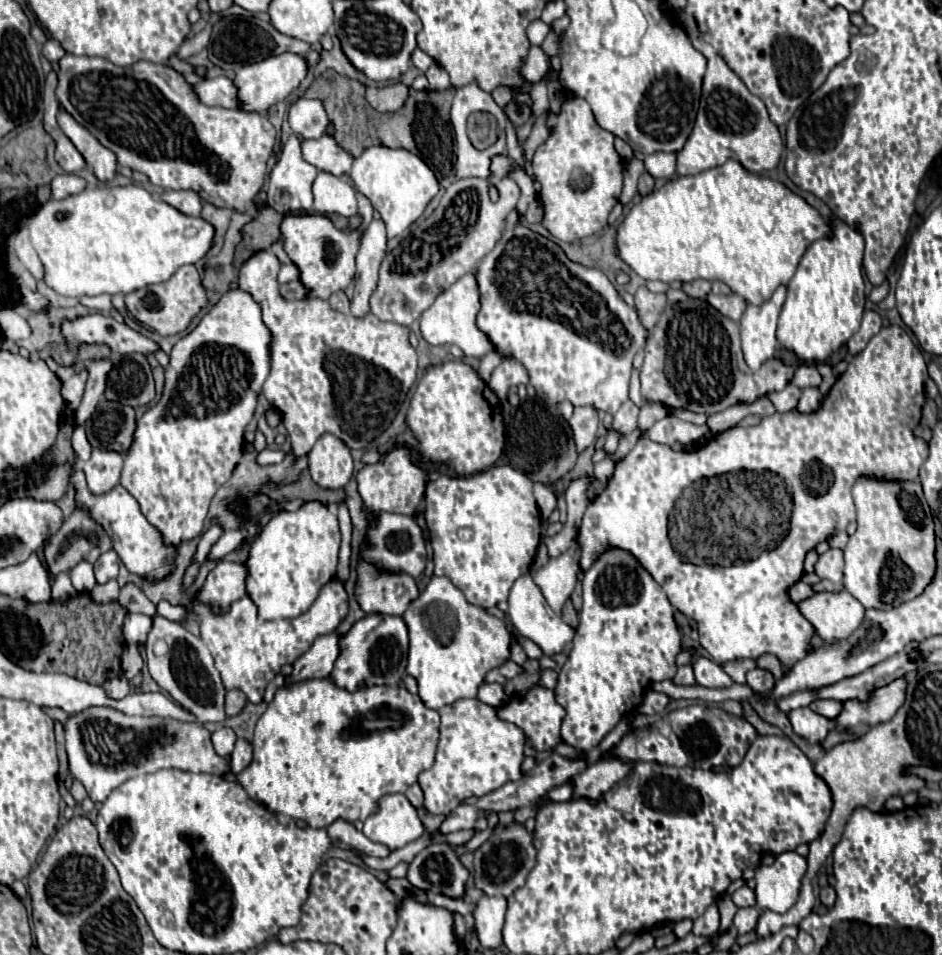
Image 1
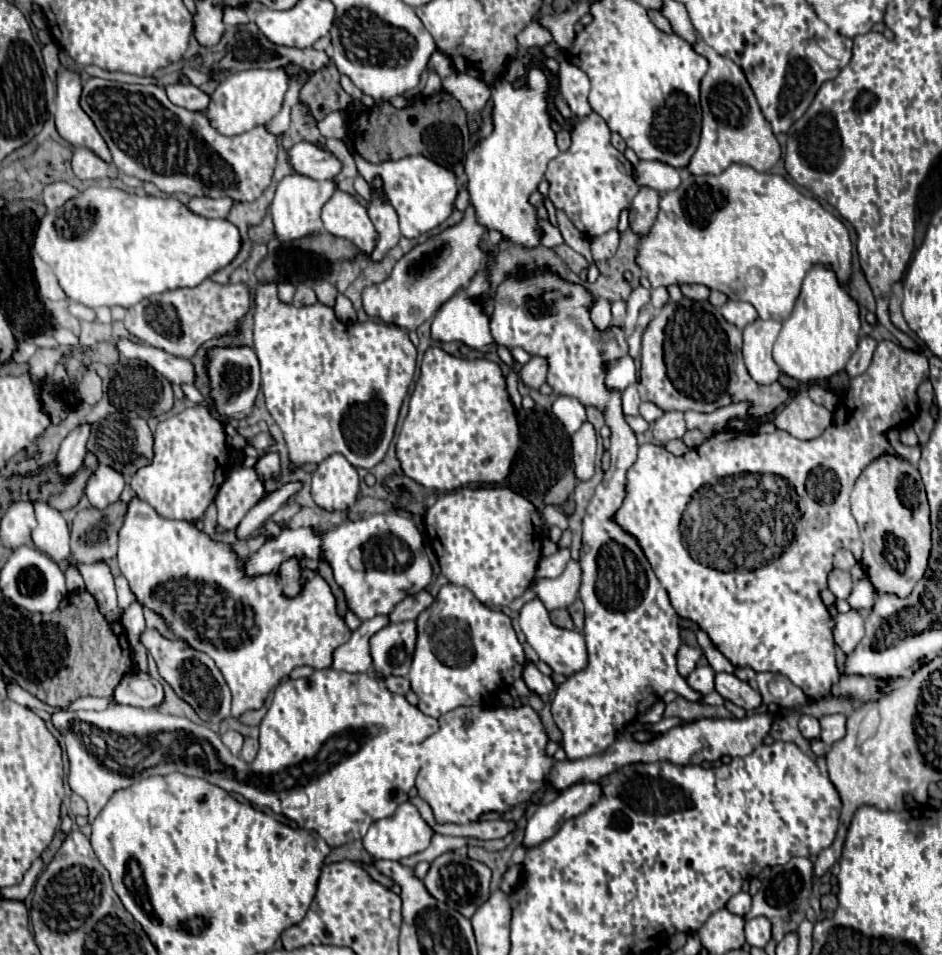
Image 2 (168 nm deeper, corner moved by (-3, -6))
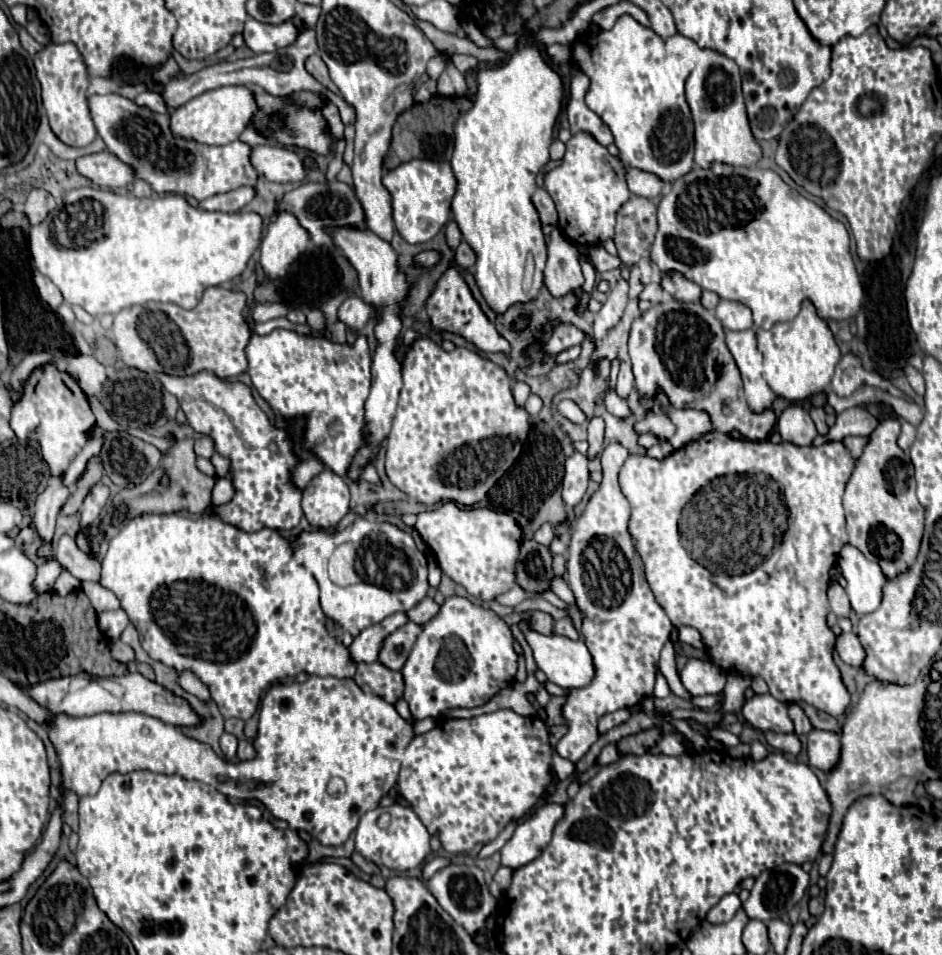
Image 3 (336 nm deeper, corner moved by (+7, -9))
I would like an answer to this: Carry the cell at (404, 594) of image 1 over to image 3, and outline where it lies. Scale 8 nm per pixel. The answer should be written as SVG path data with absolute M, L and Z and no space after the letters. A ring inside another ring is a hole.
M426 597L420 605L416 605L412 611L408 611L408 617L410 617L414 623L424 625L424 623L428 623L430 619L434 619L434 617L438 615L438 611L440 611L440 605L438 605L434 599Z

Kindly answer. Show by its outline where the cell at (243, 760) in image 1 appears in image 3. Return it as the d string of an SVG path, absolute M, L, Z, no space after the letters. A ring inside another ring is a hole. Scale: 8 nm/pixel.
M240 741L240 745L238 745L238 759L240 761L248 761L248 759L254 759L254 757L256 757L256 751L254 751L252 741Z

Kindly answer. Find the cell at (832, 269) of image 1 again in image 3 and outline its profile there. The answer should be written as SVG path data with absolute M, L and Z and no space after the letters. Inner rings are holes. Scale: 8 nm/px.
M804 303L802 311L792 321L776 323L768 331L760 327L756 327L754 331L758 349L764 355L764 379L774 395L788 401L804 401L830 385L834 367L840 361L840 349L824 319L816 315L812 303Z

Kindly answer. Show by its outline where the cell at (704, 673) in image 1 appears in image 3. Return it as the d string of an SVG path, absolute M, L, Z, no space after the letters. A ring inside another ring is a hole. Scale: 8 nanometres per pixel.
M770 693L754 695L752 699L746 699L742 715L756 729L774 733L794 733L794 723L788 717L786 707L788 707L786 703L776 701Z

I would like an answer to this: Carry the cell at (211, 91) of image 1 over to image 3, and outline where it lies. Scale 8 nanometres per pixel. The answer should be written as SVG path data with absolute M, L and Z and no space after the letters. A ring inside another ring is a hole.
M144 91L144 93L140 93L140 95L134 99L134 103L140 105L140 107L150 109L150 111L154 111L154 113L166 113L164 103L160 103L160 95L154 93L154 91Z

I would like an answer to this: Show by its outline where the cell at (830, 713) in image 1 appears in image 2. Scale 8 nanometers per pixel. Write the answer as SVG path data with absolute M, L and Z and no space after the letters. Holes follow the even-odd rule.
M844 714L822 716L820 726L822 726L820 738L826 742L826 746L832 746L836 740L840 740L846 734L846 716Z

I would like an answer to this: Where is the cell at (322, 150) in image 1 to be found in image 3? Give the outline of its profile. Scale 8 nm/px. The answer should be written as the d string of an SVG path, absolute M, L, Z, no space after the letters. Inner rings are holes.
M256 145L250 153L250 163L258 171L258 175L266 177L268 181L288 183L288 181L302 181L306 177L304 165L298 155L284 147L274 145Z

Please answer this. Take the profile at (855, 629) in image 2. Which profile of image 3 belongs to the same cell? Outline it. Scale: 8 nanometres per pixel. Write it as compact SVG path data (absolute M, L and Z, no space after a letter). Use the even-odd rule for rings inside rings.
M842 633L836 641L836 651L840 659L852 667L860 667L866 659L866 651L854 633Z

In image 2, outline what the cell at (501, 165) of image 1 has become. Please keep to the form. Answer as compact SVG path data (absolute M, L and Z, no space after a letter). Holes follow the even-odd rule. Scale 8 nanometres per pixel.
M530 66L526 80L522 90L514 90L510 82L492 84L494 132L468 152L466 184L480 224L502 232L512 244L536 246L540 242L536 230L538 216L528 196L538 188L548 162L556 158L560 150L556 148L556 136L546 114L548 74L540 66Z

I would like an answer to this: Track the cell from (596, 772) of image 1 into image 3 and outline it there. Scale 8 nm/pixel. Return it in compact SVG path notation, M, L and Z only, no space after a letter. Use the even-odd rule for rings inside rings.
M542 805L532 817L518 823L512 839L502 847L502 865L510 869L518 869L530 861L534 861L542 849L550 843L554 825L564 815L562 805Z

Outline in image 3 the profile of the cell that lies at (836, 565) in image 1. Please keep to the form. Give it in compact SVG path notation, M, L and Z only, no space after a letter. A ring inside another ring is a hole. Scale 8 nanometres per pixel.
M836 581L830 583L830 589L828 589L828 601L830 601L832 611L834 611L838 617L848 617L848 613L852 611L846 591L844 591Z

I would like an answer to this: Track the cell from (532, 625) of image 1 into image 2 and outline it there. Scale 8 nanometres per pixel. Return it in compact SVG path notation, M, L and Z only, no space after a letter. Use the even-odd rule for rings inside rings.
M534 598L522 606L518 622L520 622L520 628L522 628L528 644L538 652L540 660L546 662L554 672L564 674L564 676L572 676L574 672L586 668L584 636L576 630L564 630L564 628L558 628L556 624L552 624L548 610L544 608L544 604L538 598Z

